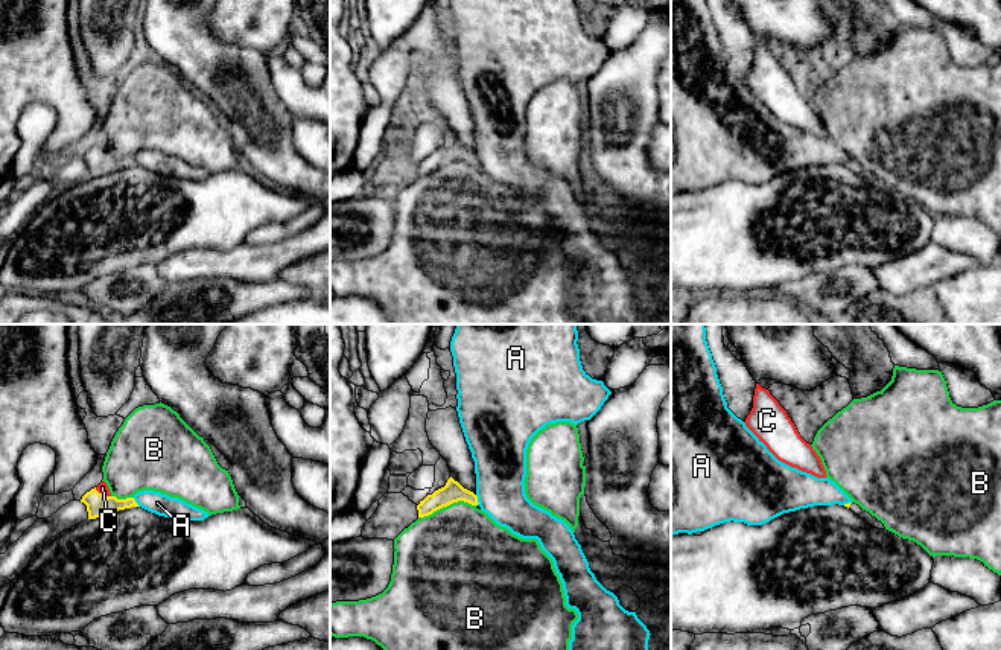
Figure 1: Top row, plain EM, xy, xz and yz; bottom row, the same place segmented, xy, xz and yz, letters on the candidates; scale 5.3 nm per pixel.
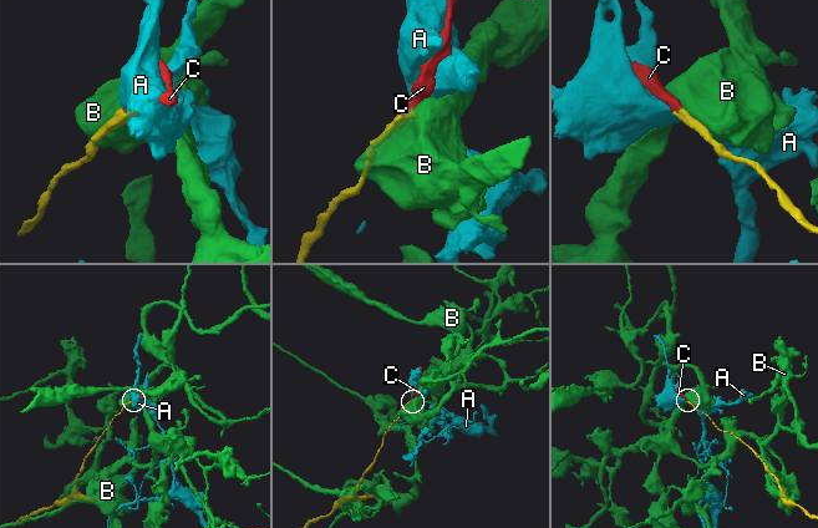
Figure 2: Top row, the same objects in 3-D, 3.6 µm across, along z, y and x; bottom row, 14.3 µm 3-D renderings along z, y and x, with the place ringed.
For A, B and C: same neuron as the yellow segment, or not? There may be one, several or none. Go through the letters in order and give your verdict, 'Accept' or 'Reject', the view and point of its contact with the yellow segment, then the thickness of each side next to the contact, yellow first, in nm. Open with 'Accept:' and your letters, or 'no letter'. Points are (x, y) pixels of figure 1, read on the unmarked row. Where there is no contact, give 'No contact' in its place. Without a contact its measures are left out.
Accept: C
A: Reject. Touches yellow at xz (476, 159). Thickness 110 nm (yellow) against 280 nm
B: Reject. Touches yellow at xz (446, 165). Thickness 110 nm (yellow) against 500 nm
C: Accept. Touches yellow at xy (101, 152). Thickness 120 nm (yellow) against 60 nm

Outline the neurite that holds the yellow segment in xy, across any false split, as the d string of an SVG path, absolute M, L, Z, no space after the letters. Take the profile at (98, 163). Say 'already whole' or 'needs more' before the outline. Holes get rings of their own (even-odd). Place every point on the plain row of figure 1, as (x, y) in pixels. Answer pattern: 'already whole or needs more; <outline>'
needs more; M105 140L87 151L82 155L81 161L87 164L88 178L96 178L113 174L119 169L138 166L134 157L117 158L113 155Z

